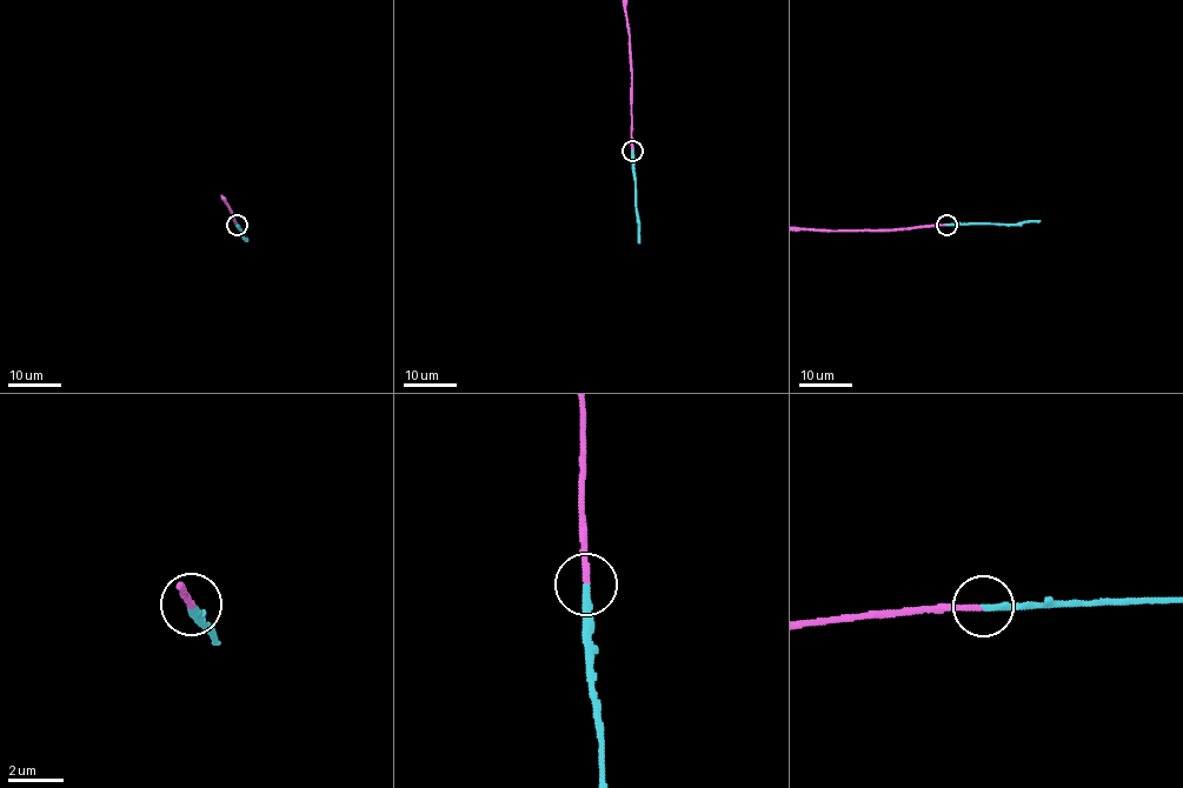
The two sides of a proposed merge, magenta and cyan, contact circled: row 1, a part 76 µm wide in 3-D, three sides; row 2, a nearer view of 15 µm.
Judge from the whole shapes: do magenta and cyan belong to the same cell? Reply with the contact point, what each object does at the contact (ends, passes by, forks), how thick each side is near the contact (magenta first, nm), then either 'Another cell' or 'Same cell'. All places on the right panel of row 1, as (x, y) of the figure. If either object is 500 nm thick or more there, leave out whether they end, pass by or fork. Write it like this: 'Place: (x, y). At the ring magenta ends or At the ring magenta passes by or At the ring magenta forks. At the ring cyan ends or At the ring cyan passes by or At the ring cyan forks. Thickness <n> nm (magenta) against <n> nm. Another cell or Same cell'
Place: (946, 225). At the ring magenta ends. At the ring cyan ends. Thickness 220 nm (magenta) against 260 nm. Same cell

